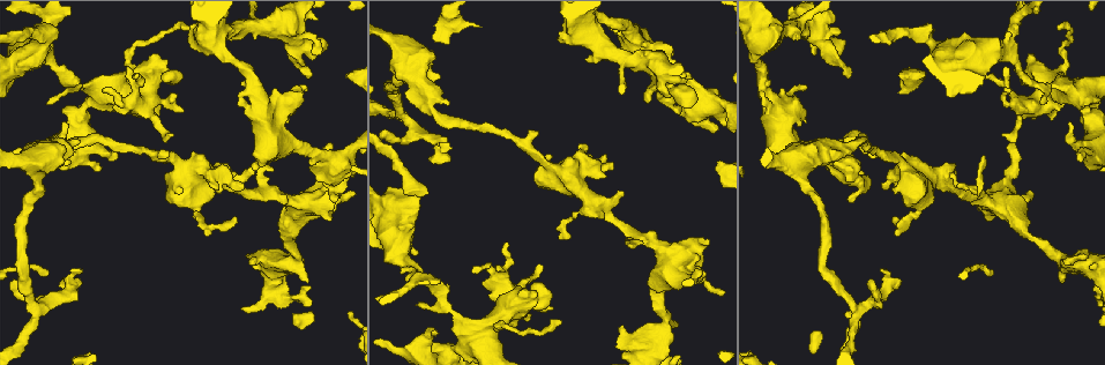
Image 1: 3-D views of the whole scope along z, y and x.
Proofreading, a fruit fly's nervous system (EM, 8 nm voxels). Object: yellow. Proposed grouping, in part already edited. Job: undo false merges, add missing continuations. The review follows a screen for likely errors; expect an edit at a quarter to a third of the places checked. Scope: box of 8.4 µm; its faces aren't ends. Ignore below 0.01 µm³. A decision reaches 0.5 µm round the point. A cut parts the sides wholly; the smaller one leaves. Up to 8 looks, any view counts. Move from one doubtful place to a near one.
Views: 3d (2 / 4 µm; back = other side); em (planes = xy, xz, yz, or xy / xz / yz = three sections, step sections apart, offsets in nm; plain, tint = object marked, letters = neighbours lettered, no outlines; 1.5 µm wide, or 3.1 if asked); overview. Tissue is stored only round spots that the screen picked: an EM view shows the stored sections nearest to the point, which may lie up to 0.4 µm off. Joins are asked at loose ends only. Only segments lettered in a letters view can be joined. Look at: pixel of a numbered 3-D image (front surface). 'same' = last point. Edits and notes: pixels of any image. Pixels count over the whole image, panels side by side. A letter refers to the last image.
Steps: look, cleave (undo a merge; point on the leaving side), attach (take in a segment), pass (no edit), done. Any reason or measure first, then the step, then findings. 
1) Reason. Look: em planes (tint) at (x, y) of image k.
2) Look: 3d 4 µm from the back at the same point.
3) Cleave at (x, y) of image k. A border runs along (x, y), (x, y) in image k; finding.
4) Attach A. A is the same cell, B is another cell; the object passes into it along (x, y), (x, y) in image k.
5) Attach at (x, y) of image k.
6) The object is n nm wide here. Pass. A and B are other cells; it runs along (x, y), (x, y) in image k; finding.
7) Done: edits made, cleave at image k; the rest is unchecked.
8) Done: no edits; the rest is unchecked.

Branch stops here. Look: em planes (letters) at (844, 72) of image 1.

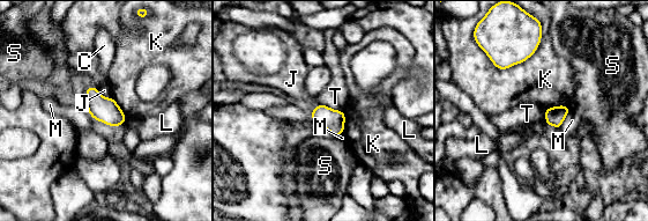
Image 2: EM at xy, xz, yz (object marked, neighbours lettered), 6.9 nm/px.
Pass. C, J, K, L, M, S and T are other cells; a border runs along (97, 89), (105, 97), (111, 97) in image 2; no lettered segment goes on from it.

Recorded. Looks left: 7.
Stops while still wide. Look: 3d 2 µm at (179, 72) of image 1.

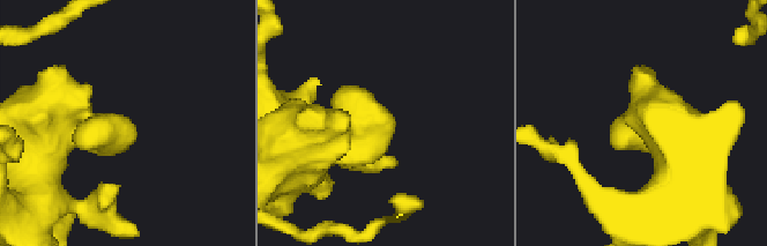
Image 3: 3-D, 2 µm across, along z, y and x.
Shape alone is not enough. Look: em planes (letters) at (129, 120) of image 3.

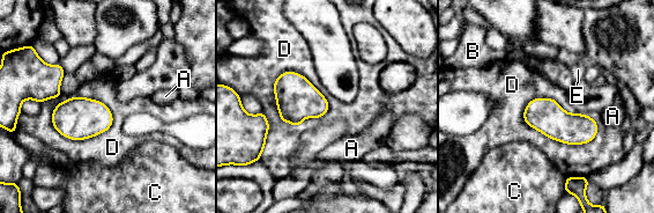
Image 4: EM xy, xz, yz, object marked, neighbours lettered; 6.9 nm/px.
Pass. A, B, C, D and E are other cells; a border runs along (522, 112), (563, 142), (599, 130) in image 4; none of them fits.

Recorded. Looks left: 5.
Calibre changes. Look: 3d 4 µm at (89, 105) of image 1.

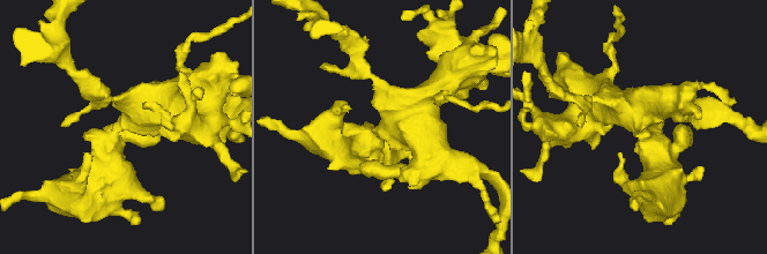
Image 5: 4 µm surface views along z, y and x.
3 arms meet here; the arms are 380, 550, 550 nm wide; shape alone is not enough. Look: em xy step 4 (tint) at (643, 127) of image 5.

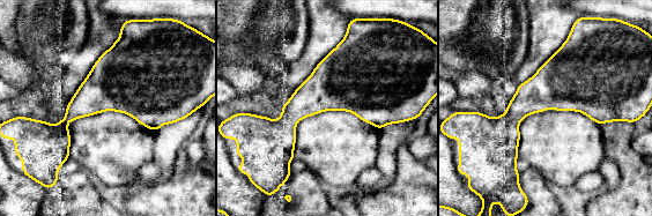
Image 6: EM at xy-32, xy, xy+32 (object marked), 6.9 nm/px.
Look: em planes (letters) at the same point.

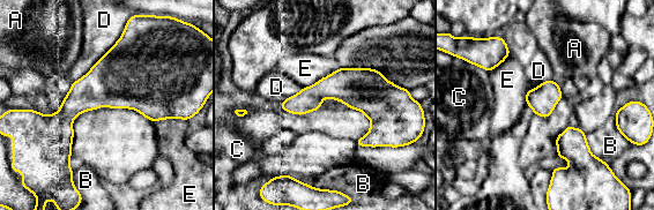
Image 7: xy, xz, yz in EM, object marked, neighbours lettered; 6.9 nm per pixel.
Pass. A, B, C, D and E are other cells; it runs along (283, 105), (366, 90), (394, 113) in image 7; all the same neuron.

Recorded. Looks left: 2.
Done: no edits; the rest is unchecked.

